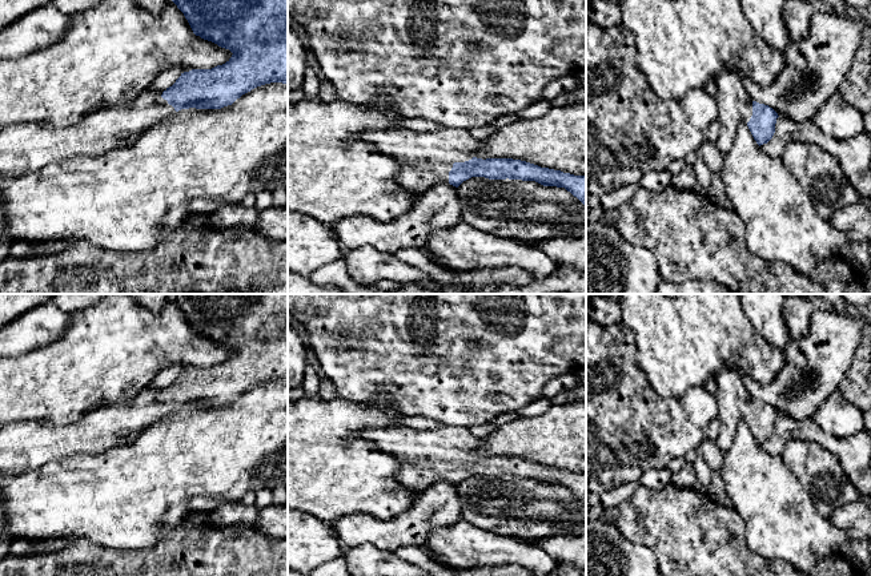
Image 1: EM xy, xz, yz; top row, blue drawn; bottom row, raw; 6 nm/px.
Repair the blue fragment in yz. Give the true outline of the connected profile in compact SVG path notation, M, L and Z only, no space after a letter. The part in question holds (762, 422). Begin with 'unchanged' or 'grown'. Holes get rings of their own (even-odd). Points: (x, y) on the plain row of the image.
grown; M725 367L717 376L718 419L721 422L718 447L726 452L732 444L735 430L742 420L746 420L754 438L760 444L767 442L774 431L778 411L768 403L754 399L739 376L731 368Z

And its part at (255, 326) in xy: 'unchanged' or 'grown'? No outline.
grown

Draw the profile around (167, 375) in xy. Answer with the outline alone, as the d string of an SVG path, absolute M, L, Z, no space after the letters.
M170 364L162 368L150 382L152 388L154 390L166 388L176 380L176 378L181 374L181 371L182 371L181 364Z

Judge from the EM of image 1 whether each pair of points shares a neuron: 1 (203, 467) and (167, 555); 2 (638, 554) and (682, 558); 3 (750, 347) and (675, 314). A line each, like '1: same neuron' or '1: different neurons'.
1: different neurons
2: different neurons
3: same neuron

